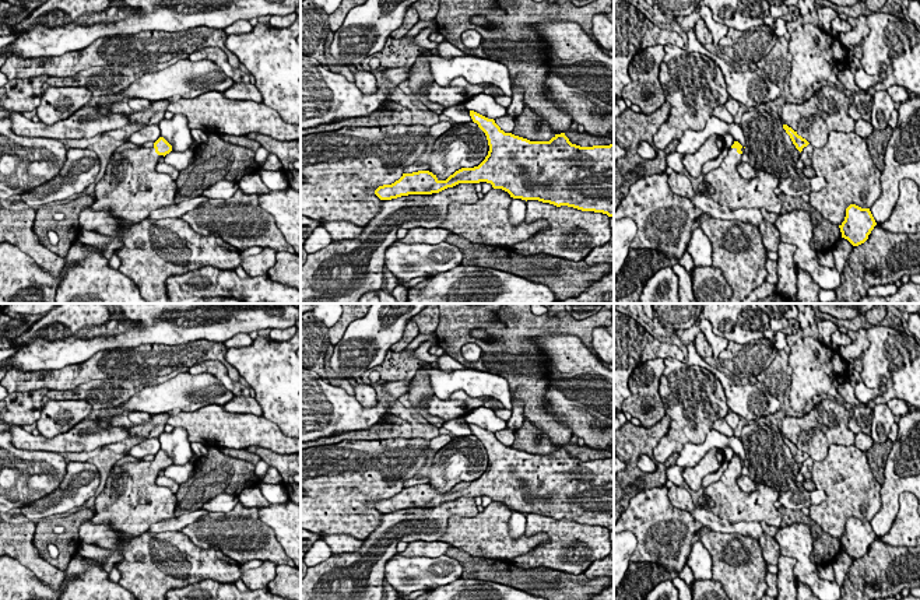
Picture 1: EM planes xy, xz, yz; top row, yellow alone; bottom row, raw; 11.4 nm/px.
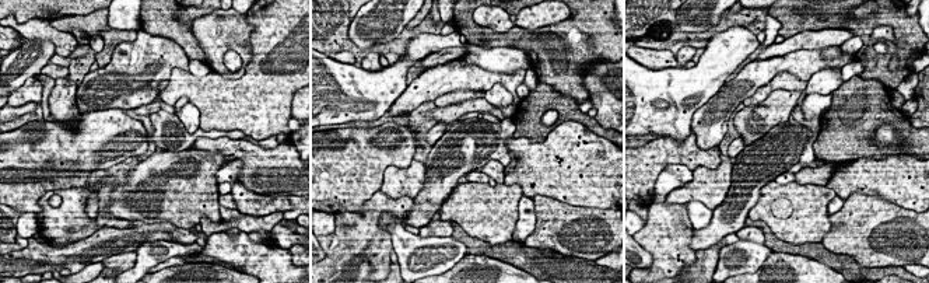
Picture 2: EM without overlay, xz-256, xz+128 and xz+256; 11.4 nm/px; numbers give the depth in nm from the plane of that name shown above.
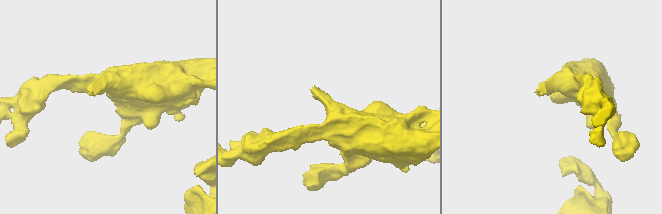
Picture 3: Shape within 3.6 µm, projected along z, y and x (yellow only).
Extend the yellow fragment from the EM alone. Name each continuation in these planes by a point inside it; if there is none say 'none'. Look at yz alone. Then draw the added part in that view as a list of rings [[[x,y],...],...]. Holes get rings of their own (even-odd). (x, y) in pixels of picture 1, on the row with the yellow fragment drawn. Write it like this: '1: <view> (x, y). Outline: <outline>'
1: yz (733, 190). Outline: [[[730,147],[720,166],[705,173],[703,180],[713,187],[713,193],[705,192],[705,196],[730,210],[765,208],[779,215],[782,201],[775,193],[779,179],[761,169],[752,179],[742,178],[737,169],[741,157],[737,148]]]

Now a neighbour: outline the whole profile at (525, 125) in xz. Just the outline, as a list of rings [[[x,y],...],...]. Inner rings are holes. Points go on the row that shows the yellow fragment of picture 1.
[[[524,106],[523,112],[515,117],[515,129],[512,134],[530,141],[549,141],[555,137],[555,131],[545,122],[537,129],[536,123],[538,120],[541,120],[540,116],[529,106]]]

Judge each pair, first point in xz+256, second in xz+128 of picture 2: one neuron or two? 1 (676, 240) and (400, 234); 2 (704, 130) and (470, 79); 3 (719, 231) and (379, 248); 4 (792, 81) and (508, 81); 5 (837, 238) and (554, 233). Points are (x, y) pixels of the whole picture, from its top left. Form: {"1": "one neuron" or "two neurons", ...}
{"1": "two neurons", "2": "one neuron", "3": "two neurons", "4": "two neurons", "5": "one neuron"}

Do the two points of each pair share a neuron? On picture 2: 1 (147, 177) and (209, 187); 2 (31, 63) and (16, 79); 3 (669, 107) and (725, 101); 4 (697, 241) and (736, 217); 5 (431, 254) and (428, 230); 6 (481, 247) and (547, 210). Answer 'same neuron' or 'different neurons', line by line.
1: same neuron
2: same neuron
3: different neurons
4: same neuron
5: different neurons
6: different neurons

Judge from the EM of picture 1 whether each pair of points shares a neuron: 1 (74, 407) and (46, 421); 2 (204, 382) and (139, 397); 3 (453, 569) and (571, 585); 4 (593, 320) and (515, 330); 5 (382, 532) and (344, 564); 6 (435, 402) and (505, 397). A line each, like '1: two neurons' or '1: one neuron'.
1: one neuron
2: one neuron
3: two neurons
4: one neuron
5: one neuron
6: two neurons

